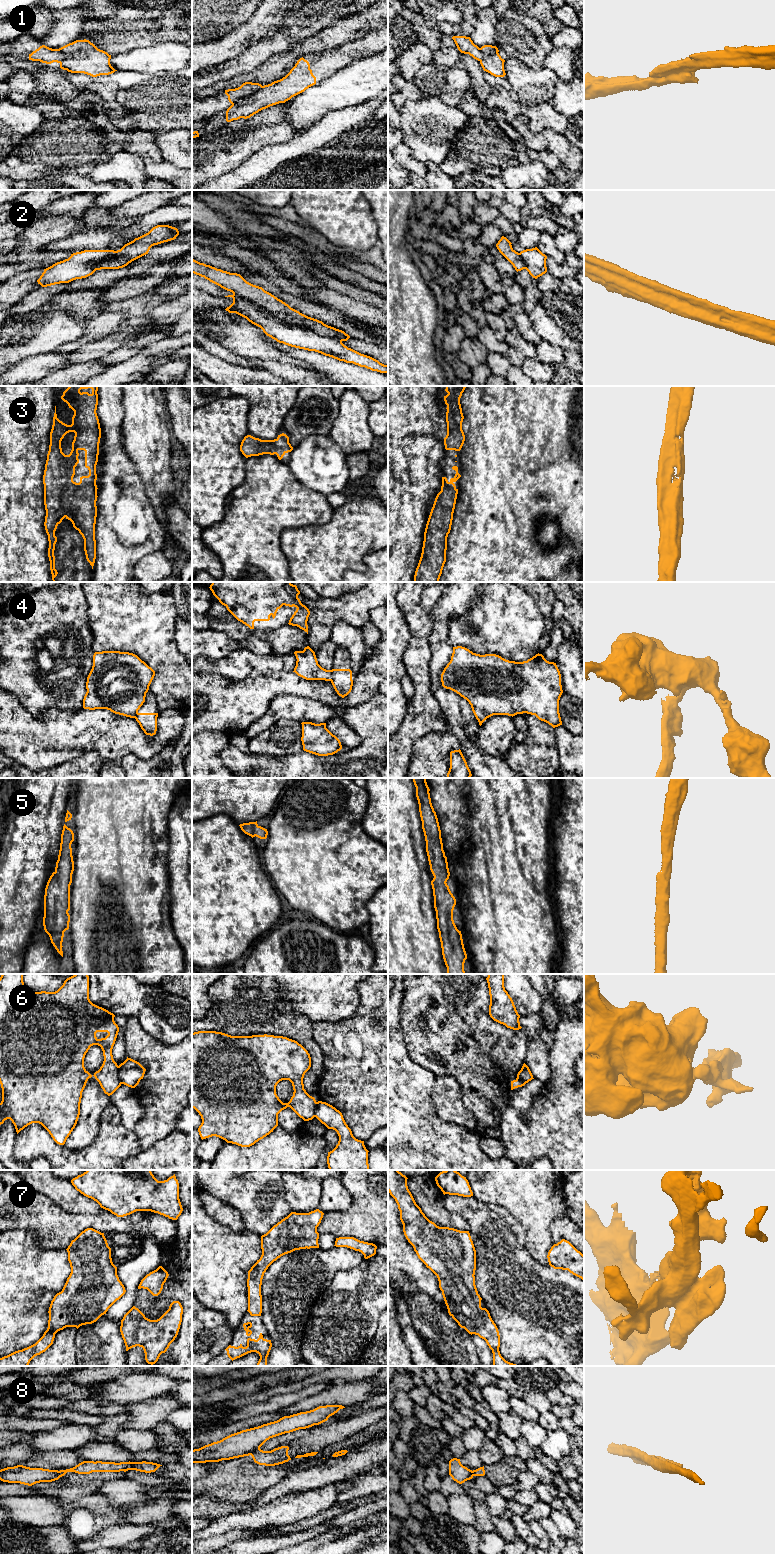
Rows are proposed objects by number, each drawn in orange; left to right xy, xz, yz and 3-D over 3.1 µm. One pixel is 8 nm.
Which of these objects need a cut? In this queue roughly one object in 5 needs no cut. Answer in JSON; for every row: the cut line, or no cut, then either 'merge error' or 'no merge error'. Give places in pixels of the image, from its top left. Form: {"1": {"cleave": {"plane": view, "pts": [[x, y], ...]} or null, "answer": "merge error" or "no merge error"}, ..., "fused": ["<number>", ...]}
{"1": {"cleave": {"plane": "xz", "pts": [[262, 86], [254, 92], [238, 98], [232, 104]]}, "answer": "merge error"}, "2": {"cleave": {"plane": "xz", "pts": [[233, 294], [282, 320], [341, 342]]}, "answer": "merge error"}, "3": {"cleave": null, "answer": "no merge error"}, "4": {"cleave": {"plane": "xz", "pts": [[330, 670], [331, 680]]}, "answer": "merge error"}, "5": {"cleave": null, "answer": "no merge error"}, "6": {"cleave": {"plane": "xy", "pts": [[118, 1066], [118, 1077], [121, 1083]]}, "answer": "merge error"}, "7": {"cleave": null, "answer": "no merge error"}, "8": {"cleave": {"plane": "xz", "pts": [[259, 1448], [251, 1455]]}, "answer": "merge error"}, "fused": ["1", "2", "4", "6", "8"]}

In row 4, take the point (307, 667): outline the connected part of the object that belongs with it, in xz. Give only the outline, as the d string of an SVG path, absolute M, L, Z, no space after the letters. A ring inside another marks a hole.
M309 647L303 651L295 651L296 666L294 671L298 676L306 680L331 681L332 671L322 668L317 661L315 652Z

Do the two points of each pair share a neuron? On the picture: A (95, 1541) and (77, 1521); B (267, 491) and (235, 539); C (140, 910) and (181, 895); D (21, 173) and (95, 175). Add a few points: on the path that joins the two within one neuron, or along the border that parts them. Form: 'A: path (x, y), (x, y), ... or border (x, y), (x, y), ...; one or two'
A: border (112, 1526), (103, 1528), (88, 1538), (78, 1540); two
B: path (266, 503), (255, 514), (253, 521), (247, 527); one
C: border (169, 876), (171, 923); two
D: border (106, 160), (98, 163), (87, 175); two

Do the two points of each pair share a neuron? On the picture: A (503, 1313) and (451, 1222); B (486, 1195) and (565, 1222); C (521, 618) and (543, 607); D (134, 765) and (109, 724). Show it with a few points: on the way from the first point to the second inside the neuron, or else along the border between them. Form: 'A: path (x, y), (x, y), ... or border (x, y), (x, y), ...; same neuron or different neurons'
A: border (450, 1212), (459, 1214), (466, 1222), (468, 1230); different neurons
B: border (565, 1213), (556, 1218), (550, 1226), (552, 1242); different neurons
C: border (526, 592), (532, 598), (544, 618), (544, 632); different neurons
D: border (151, 757), (141, 759), (126, 754), (118, 761); different neurons

